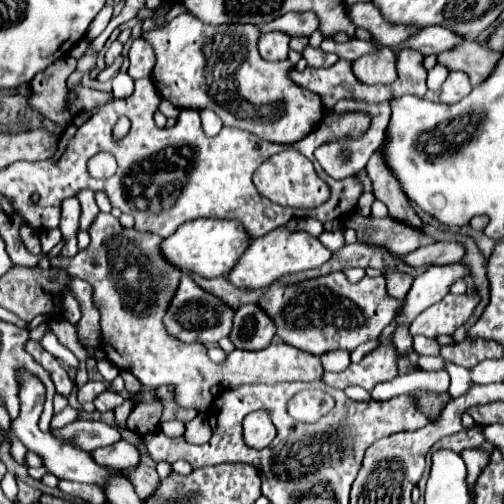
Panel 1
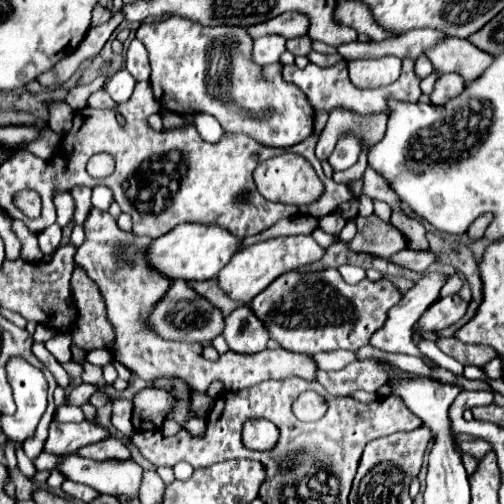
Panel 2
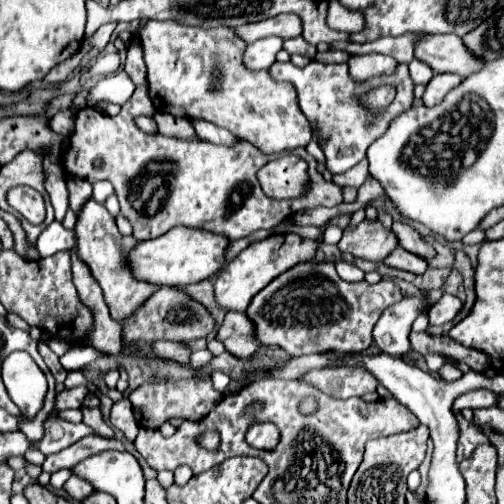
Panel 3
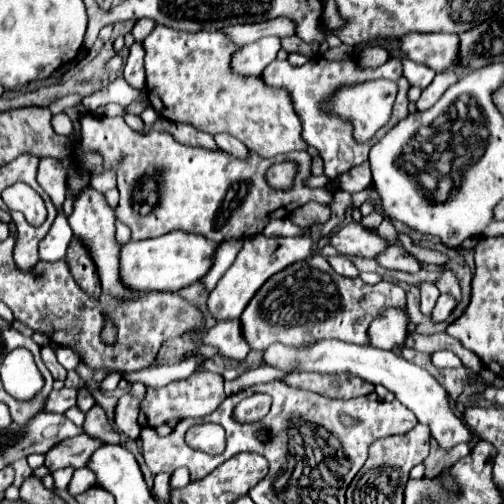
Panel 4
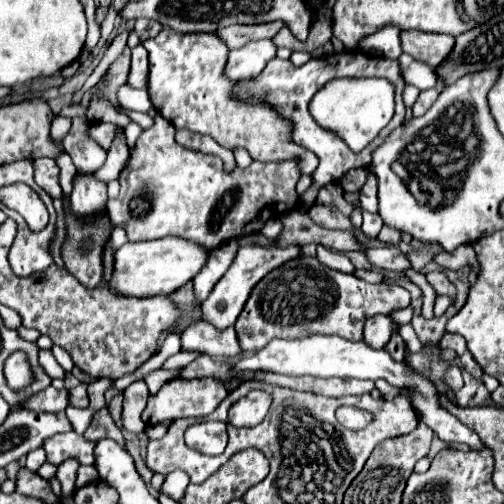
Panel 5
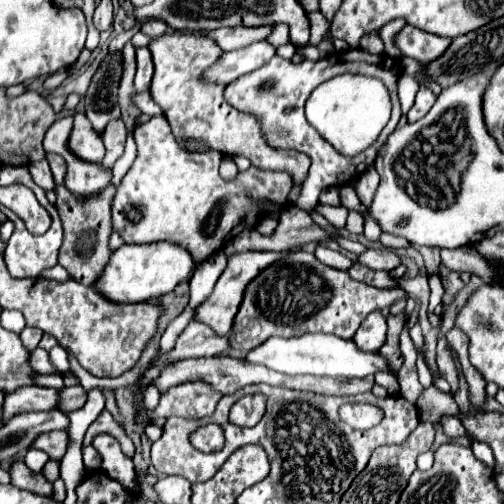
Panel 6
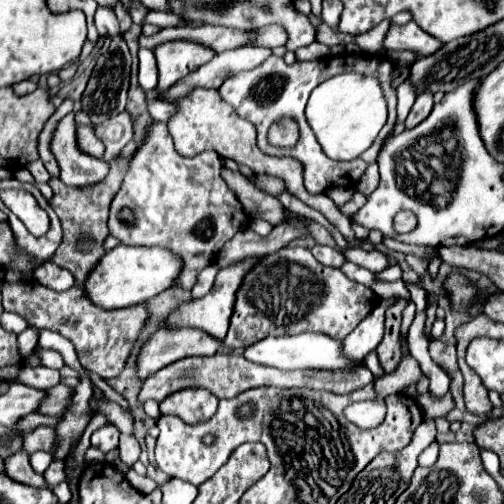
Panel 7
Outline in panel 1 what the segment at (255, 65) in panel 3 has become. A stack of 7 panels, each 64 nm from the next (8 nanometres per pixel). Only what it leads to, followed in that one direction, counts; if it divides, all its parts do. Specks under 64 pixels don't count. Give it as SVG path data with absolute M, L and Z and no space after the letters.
M266 32L260 36L258 48L266 60L286 60L290 46L290 38L284 32Z

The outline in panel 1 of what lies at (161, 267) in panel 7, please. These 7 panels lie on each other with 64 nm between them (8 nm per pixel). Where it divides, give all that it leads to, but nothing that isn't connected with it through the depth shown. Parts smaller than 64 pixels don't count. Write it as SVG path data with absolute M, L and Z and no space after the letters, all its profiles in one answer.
M198 218L194 222L182 224L170 238L162 244L162 254L168 262L182 268L182 272L196 272L204 278L226 276L236 264L236 260L246 252L252 238L248 238L246 230L238 220L204 220Z

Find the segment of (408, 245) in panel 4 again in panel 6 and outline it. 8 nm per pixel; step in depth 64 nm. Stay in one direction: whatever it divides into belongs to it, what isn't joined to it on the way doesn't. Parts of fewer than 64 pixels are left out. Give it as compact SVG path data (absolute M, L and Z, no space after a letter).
M460 246L460 248L440 250L441 264L448 270L462 270L480 276L484 282L494 282L496 280L496 270L476 252L474 246Z

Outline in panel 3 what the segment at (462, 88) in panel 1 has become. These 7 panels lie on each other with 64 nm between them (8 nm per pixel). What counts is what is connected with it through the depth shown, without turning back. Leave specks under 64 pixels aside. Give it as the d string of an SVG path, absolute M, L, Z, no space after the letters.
M436 74L430 82L428 82L428 88L424 92L424 104L426 106L436 106L440 104L440 100L444 100L444 96L456 88L456 84L460 84L462 78L456 76L456 74Z

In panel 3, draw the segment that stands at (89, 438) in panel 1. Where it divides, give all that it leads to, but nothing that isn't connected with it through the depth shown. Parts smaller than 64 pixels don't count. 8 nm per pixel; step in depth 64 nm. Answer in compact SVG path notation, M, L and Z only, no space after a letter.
M50 416L44 424L46 428L46 434L42 438L42 442L38 442L38 450L42 454L56 454L72 444L76 444L80 438L86 438L86 436L92 436L96 434L90 426L86 426L84 422L80 424L72 424L72 422L66 422L58 416Z

